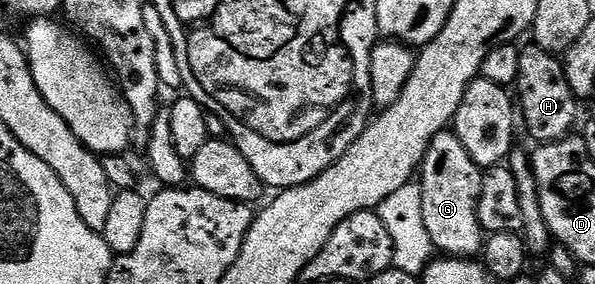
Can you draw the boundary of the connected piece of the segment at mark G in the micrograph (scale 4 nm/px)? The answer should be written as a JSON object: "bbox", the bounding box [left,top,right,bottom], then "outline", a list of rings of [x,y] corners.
{"bbox":[417,129,485,259],"outline":[[[448,129],[433,137],[423,158],[423,166],[418,172],[417,182],[421,191],[422,216],[436,252],[457,259],[469,259],[482,252],[485,232],[479,223],[479,198],[483,188],[483,176],[484,172],[473,161],[473,157],[465,153],[465,145],[461,145],[454,130]]]}

